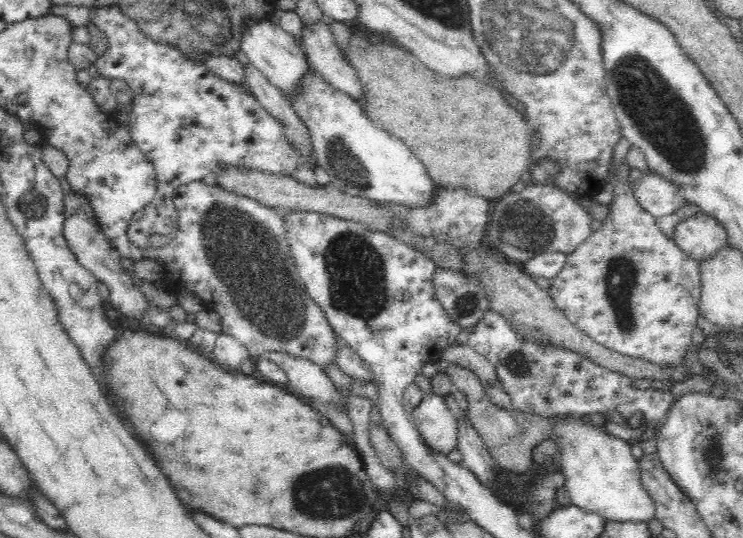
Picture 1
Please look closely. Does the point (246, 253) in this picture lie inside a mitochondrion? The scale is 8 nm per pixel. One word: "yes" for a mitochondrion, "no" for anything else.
yes

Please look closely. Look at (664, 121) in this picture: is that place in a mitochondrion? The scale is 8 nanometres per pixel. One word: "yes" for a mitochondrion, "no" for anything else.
yes

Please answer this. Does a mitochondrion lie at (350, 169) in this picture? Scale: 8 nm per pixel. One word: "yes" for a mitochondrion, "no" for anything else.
yes

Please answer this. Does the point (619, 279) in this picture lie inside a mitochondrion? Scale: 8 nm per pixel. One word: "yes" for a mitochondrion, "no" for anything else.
yes

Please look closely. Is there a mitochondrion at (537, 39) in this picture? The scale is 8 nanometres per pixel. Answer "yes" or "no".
yes

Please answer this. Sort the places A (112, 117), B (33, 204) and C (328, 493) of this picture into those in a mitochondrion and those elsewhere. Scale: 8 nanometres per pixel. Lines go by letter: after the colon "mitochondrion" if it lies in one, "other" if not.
A: other
B: mitochondrion
C: mitochondrion

